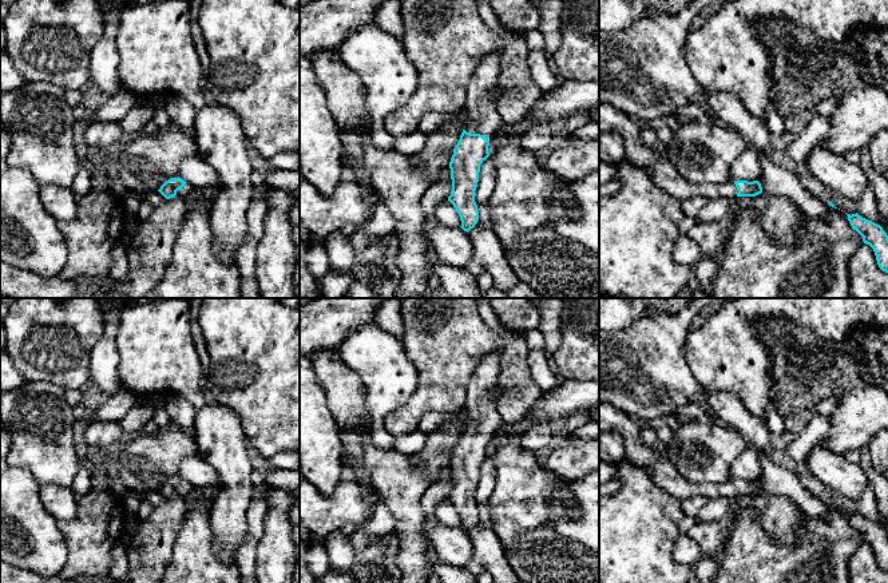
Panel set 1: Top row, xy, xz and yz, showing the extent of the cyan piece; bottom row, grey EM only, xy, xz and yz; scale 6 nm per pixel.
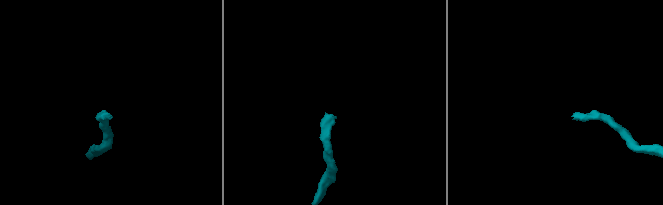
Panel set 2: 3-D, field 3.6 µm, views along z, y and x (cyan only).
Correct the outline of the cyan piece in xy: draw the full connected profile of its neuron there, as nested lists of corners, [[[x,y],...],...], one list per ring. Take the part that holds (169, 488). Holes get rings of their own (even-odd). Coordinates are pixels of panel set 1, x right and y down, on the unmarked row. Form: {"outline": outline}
{"outline": [[[171,477],[166,480],[160,488],[158,489],[166,499],[170,499],[175,495],[179,496],[187,496],[189,493],[193,492],[193,485],[190,485],[187,481],[183,479],[178,477]]]}

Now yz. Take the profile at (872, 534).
{"outline": [[[847,513],[853,530],[861,536],[863,542],[869,544],[876,555],[879,567],[888,572],[888,535],[883,527],[872,520],[856,513]]]}

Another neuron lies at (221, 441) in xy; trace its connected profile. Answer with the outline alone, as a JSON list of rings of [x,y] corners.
[[[217,402],[197,409],[193,433],[197,439],[199,456],[219,475],[218,493],[209,511],[209,523],[213,534],[213,552],[225,562],[235,559],[247,536],[246,509],[253,499],[253,465],[247,455],[249,444],[238,416],[227,406]]]

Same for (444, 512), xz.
[[[444,499],[437,504],[432,519],[449,527],[461,526],[461,520],[457,513],[457,509],[453,507],[453,504],[448,499]]]

